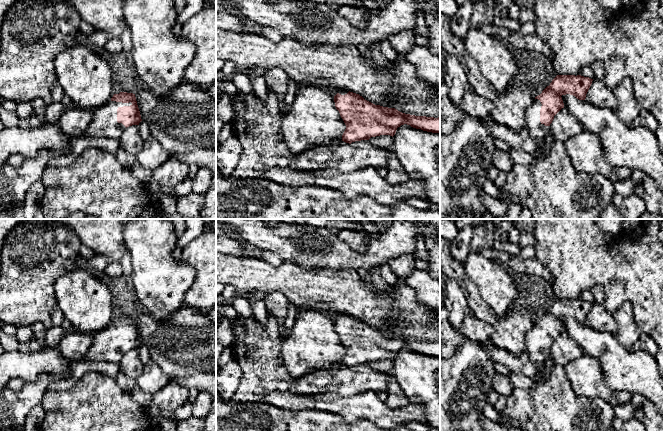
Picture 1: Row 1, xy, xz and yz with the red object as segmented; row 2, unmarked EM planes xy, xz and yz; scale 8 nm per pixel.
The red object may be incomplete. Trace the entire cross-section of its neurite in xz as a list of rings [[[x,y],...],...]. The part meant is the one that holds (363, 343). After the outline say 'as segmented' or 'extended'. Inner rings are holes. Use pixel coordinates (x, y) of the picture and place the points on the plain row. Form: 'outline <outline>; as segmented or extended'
outline [[[345,313],[333,314],[335,331],[346,353],[342,365],[351,368],[380,359],[394,360],[401,349],[407,348],[423,355],[440,357],[440,341],[405,338],[395,332],[375,329],[359,318]]]; extended

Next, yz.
outline [[[557,299],[549,310],[540,319],[535,321],[531,330],[526,334],[526,347],[532,361],[539,364],[544,363],[550,356],[550,348],[554,340],[564,332],[562,319],[570,318],[579,324],[585,324],[586,318],[592,308],[593,303],[581,299]]]; extended

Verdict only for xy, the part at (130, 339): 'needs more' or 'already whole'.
needs more

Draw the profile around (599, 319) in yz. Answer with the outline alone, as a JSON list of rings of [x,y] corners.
[[[596,302],[593,303],[585,324],[596,331],[605,331],[612,335],[616,335],[617,332],[617,323],[613,313],[610,313],[602,304]]]

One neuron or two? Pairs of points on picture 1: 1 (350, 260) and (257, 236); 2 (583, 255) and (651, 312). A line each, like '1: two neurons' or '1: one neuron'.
1: one neuron
2: one neuron

